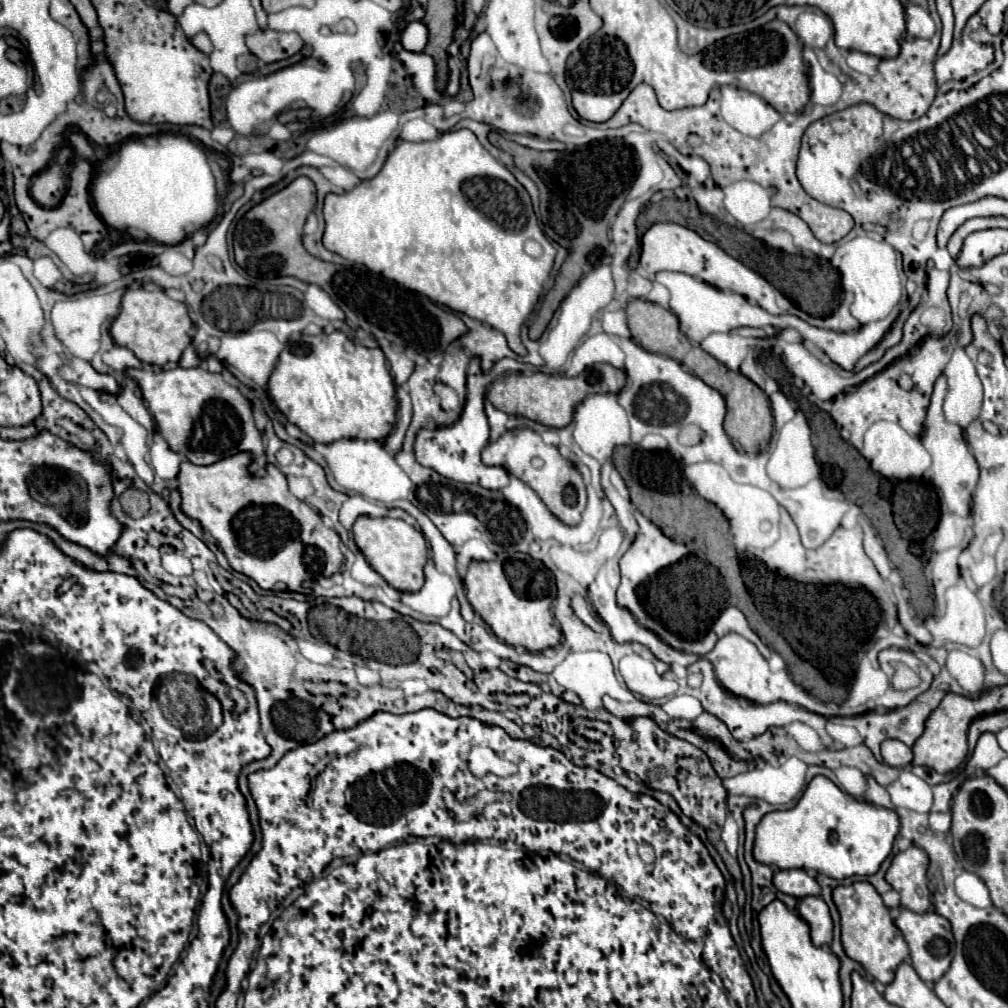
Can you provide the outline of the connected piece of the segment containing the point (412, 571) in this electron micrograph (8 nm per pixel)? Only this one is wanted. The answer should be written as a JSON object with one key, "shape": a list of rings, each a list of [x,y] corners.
{"shape":[[[362,515],[356,519],[354,527],[354,541],[366,561],[384,577],[388,585],[392,585],[398,591],[418,591],[424,585],[424,565],[426,565],[426,555],[428,555],[428,545],[424,535],[408,525],[402,519],[390,519],[390,517],[368,517]]]}

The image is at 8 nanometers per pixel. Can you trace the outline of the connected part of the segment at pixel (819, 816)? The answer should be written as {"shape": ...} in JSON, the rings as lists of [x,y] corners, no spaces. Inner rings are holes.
{"shape":[[[816,775],[796,807],[772,811],[756,827],[754,859],[774,869],[804,869],[832,879],[852,875],[874,875],[890,855],[900,831],[900,817],[894,809],[878,807],[842,791],[824,775]]]}

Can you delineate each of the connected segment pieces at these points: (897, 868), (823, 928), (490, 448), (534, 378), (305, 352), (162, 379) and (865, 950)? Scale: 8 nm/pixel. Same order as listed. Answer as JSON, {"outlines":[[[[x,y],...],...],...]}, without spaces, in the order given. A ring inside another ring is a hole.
{"outlines":[[[[908,847],[900,851],[890,869],[886,871],[886,881],[894,891],[900,893],[900,907],[914,913],[926,913],[930,909],[930,891],[928,891],[928,855],[918,847]]],[[[804,897],[798,903],[798,915],[810,925],[812,943],[830,945],[832,943],[832,917],[828,905],[822,897]]],[[[512,429],[506,431],[498,441],[488,443],[482,451],[482,461],[486,465],[500,465],[514,477],[528,483],[536,495],[544,501],[544,505],[566,525],[576,525],[580,521],[580,513],[586,505],[586,485],[582,481],[580,471],[560,455],[558,447],[546,445],[542,437],[532,429]]],[[[600,363],[600,371],[584,371],[578,377],[564,377],[564,375],[546,375],[546,373],[512,373],[504,379],[496,379],[488,391],[488,401],[502,409],[508,415],[524,415],[532,421],[538,421],[548,427],[566,427],[572,421],[572,411],[576,403],[580,403],[590,393],[618,393],[626,385],[626,373],[616,369],[608,363]]],[[[332,331],[330,335],[300,333],[292,337],[280,353],[280,363],[270,375],[268,391],[278,409],[288,417],[288,421],[298,425],[308,437],[318,443],[332,443],[344,437],[384,439],[396,419],[394,381],[390,377],[390,369],[382,349],[368,349],[360,343],[354,343],[342,331]]],[[[174,367],[174,369],[162,369],[158,373],[144,371],[144,369],[126,369],[126,373],[138,381],[142,397],[148,405],[148,411],[156,419],[158,431],[168,443],[168,447],[174,453],[182,453],[190,463],[212,465],[240,451],[250,451],[254,459],[264,457],[264,439],[256,427],[248,399],[238,391],[238,387],[228,385],[220,373],[210,373],[202,367],[190,367],[190,369]]],[[[856,881],[852,885],[838,885],[834,889],[834,903],[840,911],[842,923],[842,945],[850,959],[858,961],[874,979],[884,985],[890,985],[896,973],[896,967],[908,959],[910,949],[904,941],[900,929],[894,925],[888,907],[882,903],[882,897],[868,881]]]]}

